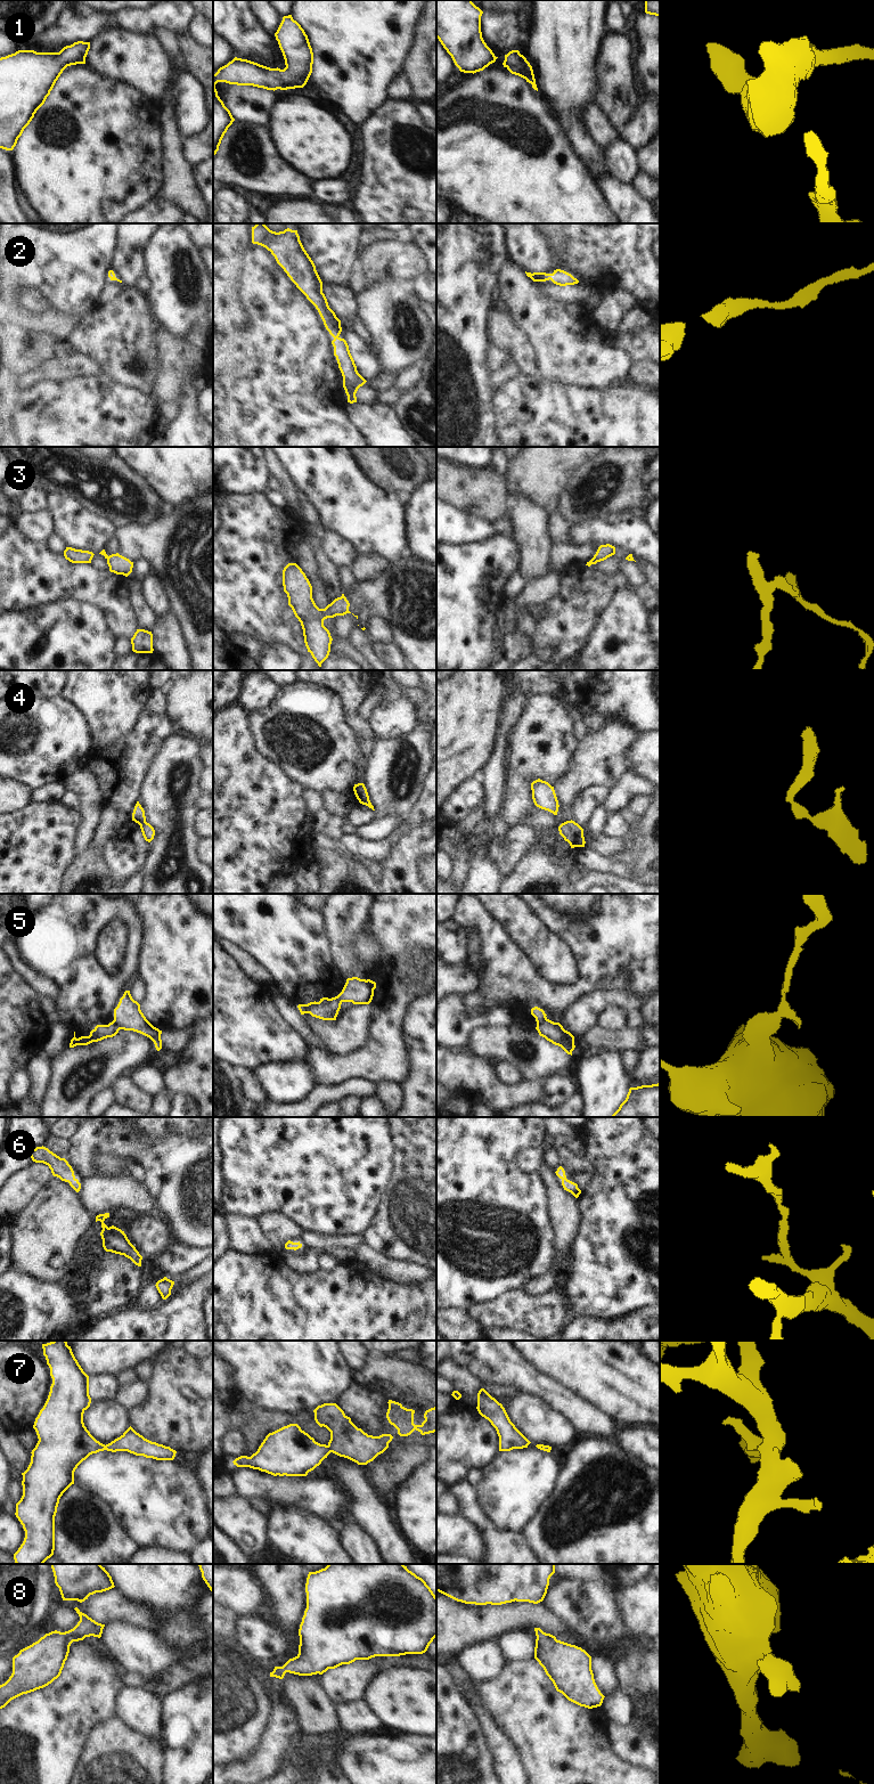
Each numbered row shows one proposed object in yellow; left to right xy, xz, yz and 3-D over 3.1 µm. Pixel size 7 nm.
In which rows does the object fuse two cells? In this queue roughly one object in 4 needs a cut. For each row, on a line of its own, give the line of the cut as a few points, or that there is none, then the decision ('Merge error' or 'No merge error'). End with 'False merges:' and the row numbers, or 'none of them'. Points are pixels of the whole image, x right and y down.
1: No split. No merge error
2: No split. No merge error
3: No split. No merge error
4: Split along xy (145, 820), (140, 825). Merge error
5: Split along xy (114, 1019), (120, 1028). Merge error
6: No split. No merge error
7: No split. No merge error
8: No split. No merge error
False merges: 4, 5

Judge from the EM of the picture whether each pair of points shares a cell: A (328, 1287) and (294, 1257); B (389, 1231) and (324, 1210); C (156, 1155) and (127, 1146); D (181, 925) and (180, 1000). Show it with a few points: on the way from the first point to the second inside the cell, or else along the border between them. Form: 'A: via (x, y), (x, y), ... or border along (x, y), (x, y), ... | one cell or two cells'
A: border along (284, 1264), (302, 1273), (308, 1273), (313, 1268) | two cells
B: border along (381, 1200), (369, 1226), (360, 1235) | two cells
C: via (149, 1155), (133, 1146) | one cell
D: via (181, 943), (181, 982) | one cell

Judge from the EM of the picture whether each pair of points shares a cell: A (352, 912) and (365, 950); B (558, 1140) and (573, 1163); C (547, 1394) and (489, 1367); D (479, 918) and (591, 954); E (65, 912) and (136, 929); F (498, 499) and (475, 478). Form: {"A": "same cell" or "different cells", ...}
{"A": "different cells", "B": "same cell", "C": "same cell", "D": "same cell", "E": "same cell", "F": "same cell"}

